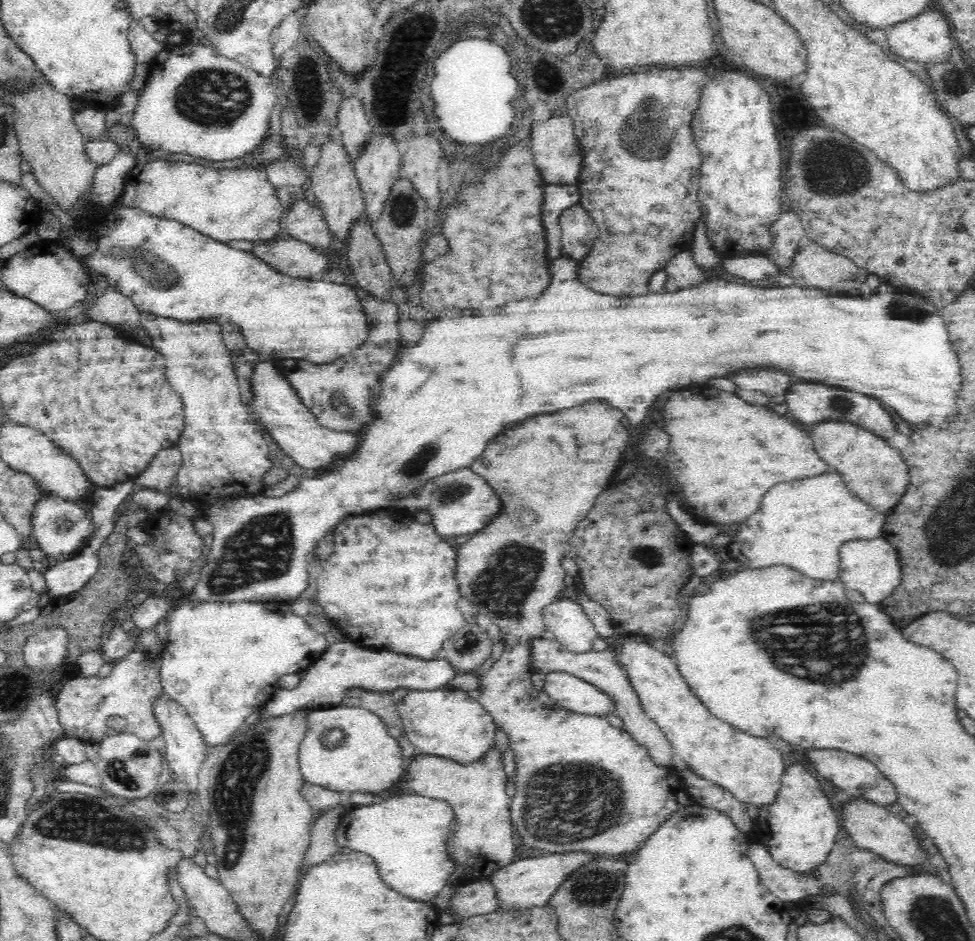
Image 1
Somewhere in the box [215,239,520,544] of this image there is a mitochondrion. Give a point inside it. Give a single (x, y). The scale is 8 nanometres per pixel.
(414, 468)

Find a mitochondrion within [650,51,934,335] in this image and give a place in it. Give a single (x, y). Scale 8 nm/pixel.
(832, 167)

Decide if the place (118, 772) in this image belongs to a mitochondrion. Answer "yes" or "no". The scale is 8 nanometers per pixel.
yes

